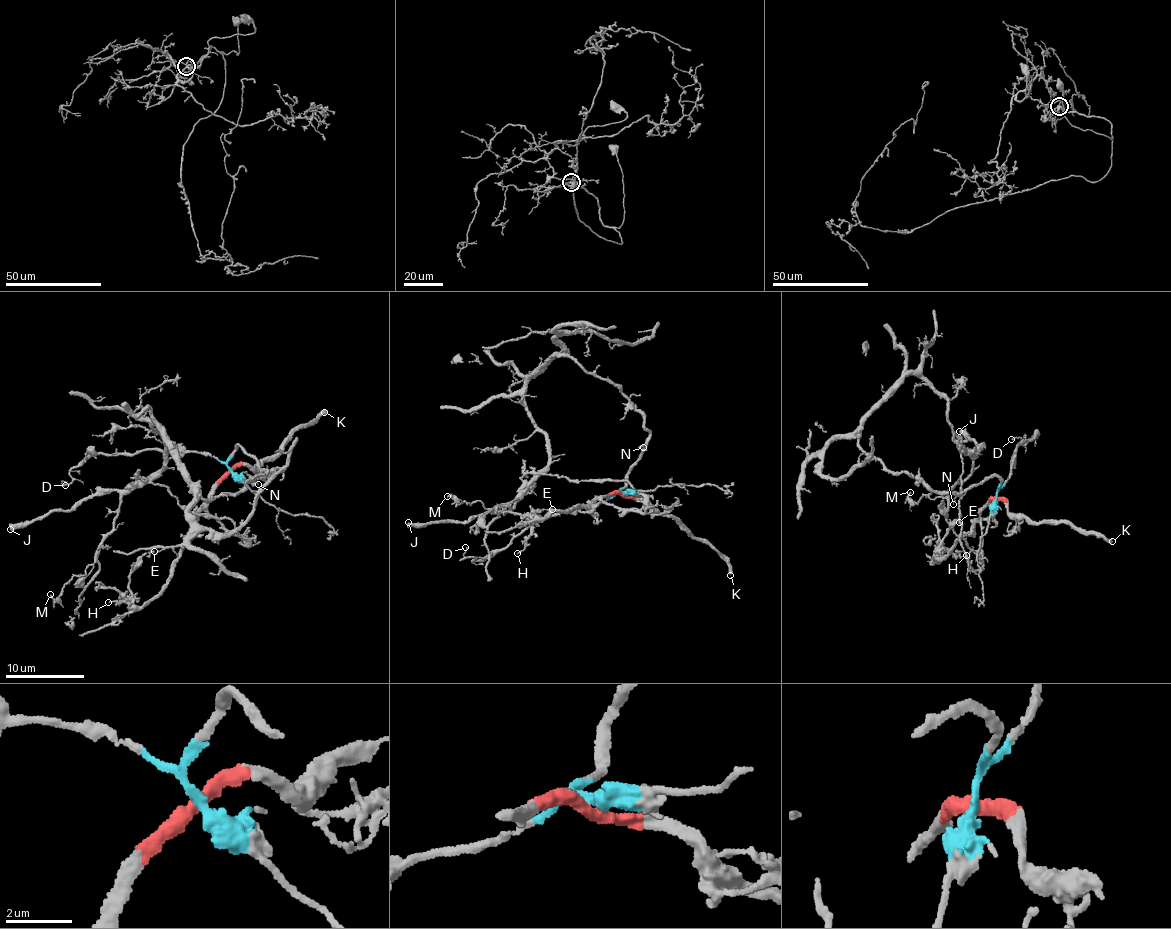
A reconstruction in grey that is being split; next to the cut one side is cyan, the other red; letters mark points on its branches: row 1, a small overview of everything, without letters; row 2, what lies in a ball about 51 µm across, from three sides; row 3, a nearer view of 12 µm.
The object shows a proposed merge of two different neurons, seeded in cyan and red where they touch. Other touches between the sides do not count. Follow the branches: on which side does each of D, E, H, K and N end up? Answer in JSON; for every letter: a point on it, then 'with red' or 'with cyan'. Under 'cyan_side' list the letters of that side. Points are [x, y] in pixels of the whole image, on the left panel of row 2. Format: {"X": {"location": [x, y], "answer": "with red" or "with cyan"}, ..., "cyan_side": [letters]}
{"D": {"location": [65, 485], "answer": "with cyan"}, "E": {"location": [154, 551], "answer": "with red"}, "H": {"location": [108, 602], "answer": "with red"}, "K": {"location": [324, 412], "answer": "with red"}, "N": {"location": [258, 484], "answer": "with cyan"}, "cyan_side": ["D", "N"]}

